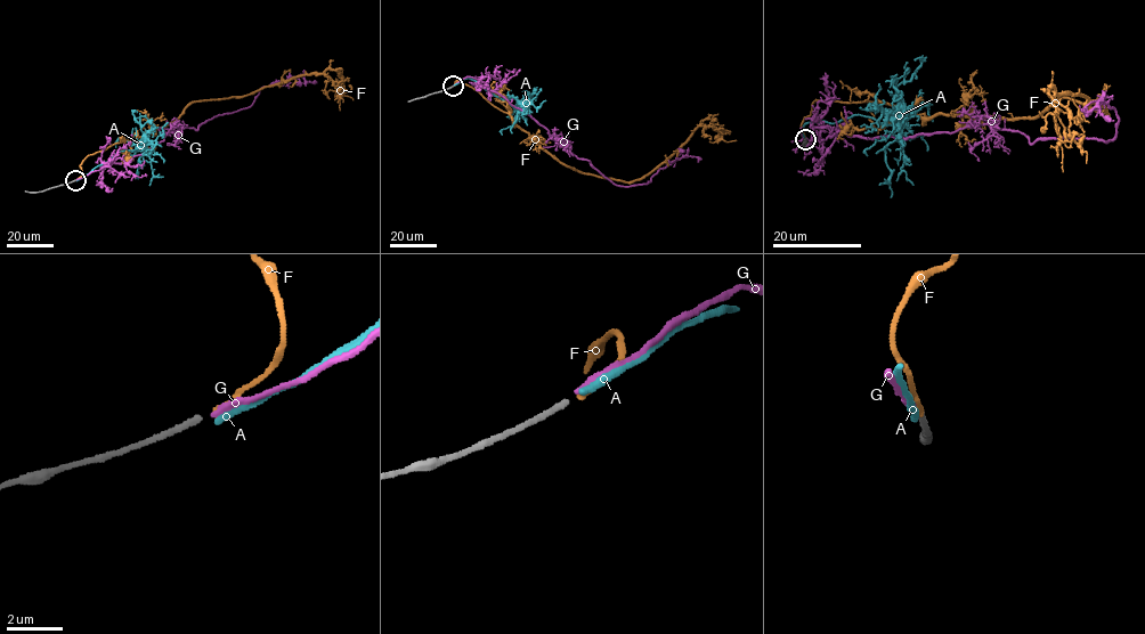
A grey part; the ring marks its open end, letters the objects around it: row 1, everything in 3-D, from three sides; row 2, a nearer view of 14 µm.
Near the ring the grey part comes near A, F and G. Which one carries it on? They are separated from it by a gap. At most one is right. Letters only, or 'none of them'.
F

